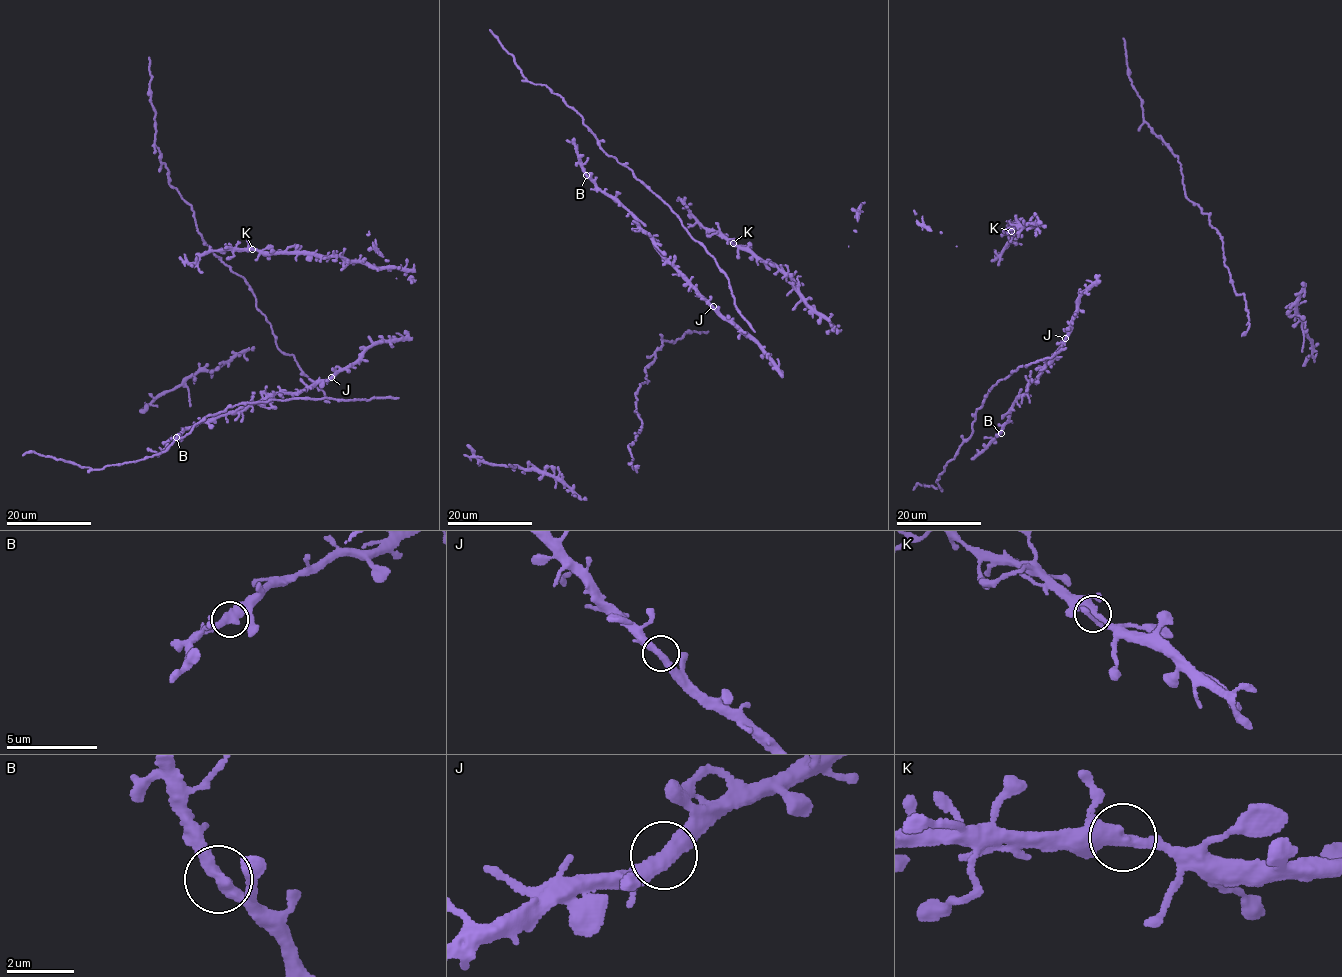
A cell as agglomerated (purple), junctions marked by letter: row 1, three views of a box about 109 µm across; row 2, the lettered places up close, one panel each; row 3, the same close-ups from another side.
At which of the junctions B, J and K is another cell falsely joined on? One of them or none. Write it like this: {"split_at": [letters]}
{"split_at": []}

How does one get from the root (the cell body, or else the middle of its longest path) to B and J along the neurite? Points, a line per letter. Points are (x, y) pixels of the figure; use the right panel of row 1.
B: (1084, 312), (1077, 308), (1059, 349), (1044, 364), (1035, 380), (1027, 383), (1024, 393), (1018, 395), (1001, 433)
J: (1084, 312), (1077, 308), (1065, 338)

